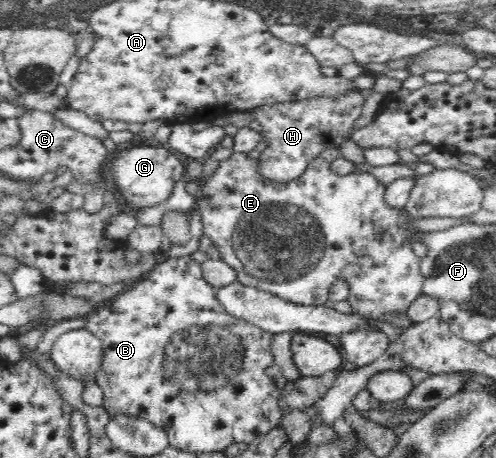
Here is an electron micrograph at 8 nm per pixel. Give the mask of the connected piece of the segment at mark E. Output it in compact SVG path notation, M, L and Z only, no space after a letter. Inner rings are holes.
M233 152L228 160L219 161L220 166L208 180L201 180L199 196L195 201L195 206L199 209L199 214L201 214L204 235L213 242L213 245L217 248L217 252L219 252L220 259L236 272L236 281L243 285L255 287L261 291L271 292L273 296L295 303L295 305L321 306L328 300L329 290L333 284L339 280L343 280L347 282L350 288L348 301L353 307L355 314L360 314L365 318L373 318L373 320L381 320L381 322L385 323L391 323L394 319L394 314L407 316L409 307L422 295L423 283L425 281L420 271L422 260L413 250L413 243L416 241L414 236L419 235L420 232L407 230L403 226L407 221L411 221L412 219L407 211L405 211L405 208L391 208L385 202L387 185L379 182L379 179L370 172L356 173L353 171L347 175L337 175L330 168L330 163L321 156L315 157L309 163L309 167L305 169L305 173L299 179L283 181L283 183L265 179L258 172L257 162L258 159L250 158L246 153Z

